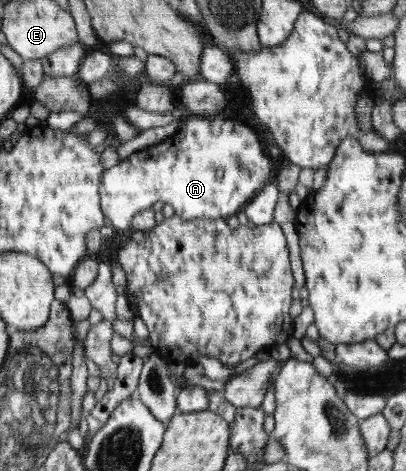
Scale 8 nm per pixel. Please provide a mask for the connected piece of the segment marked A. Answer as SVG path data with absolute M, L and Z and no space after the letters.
M197 116L188 117L190 123L194 126L186 126L190 128L190 138L184 142L184 150L178 150L180 146L166 146L166 142L161 142L130 154L104 171L99 189L101 211L117 232L130 228L132 217L139 212L162 204L172 206L175 214L184 220L226 219L240 212L266 185L272 174L273 159L264 154L262 142L252 128L232 120L212 120L208 126L208 120Z

